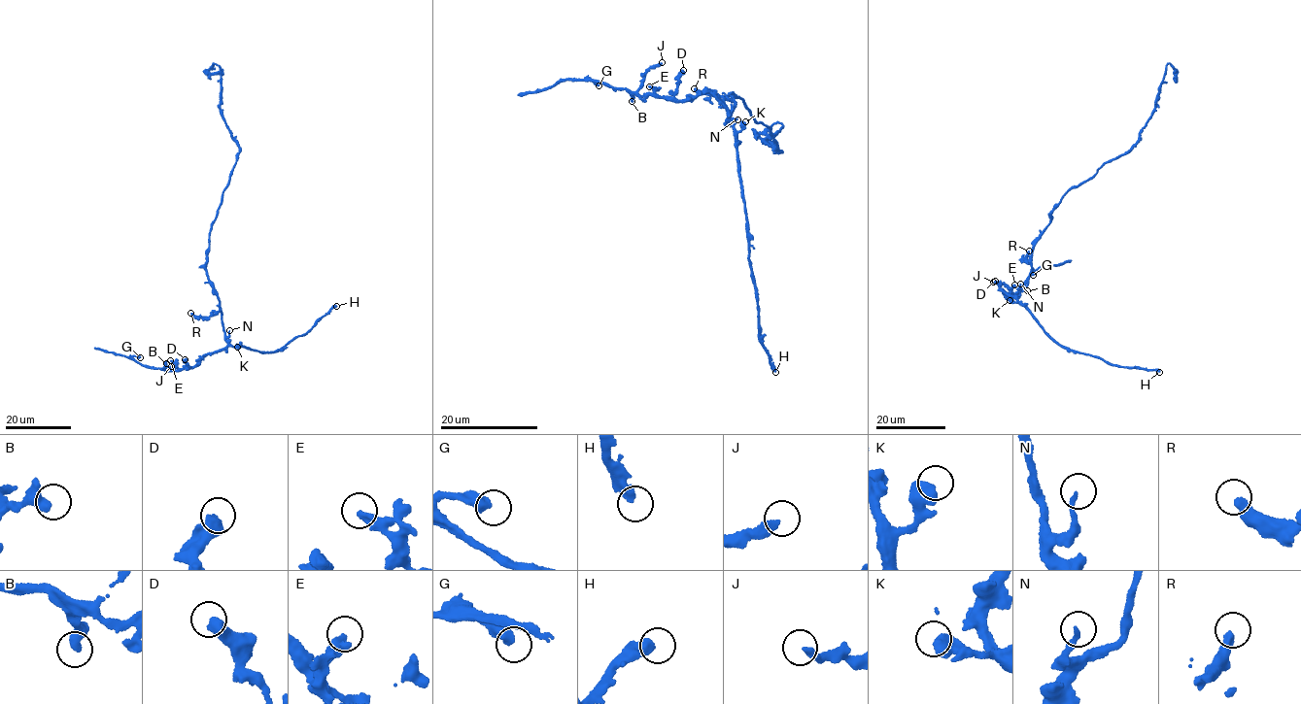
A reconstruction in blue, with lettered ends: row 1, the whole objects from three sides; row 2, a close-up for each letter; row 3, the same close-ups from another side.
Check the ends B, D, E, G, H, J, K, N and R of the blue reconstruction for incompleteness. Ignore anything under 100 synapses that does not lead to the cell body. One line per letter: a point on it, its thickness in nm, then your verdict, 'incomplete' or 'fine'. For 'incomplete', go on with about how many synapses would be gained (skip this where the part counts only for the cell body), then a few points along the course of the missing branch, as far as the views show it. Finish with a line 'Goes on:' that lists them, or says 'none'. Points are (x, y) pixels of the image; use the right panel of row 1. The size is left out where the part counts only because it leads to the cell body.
B: place (1027, 290); calibre 340 nm; fine
D: place (995, 281); calibre 550 nm; fine
E: place (1014, 284); calibre 360 nm; fine
G: place (1033, 275); calibre 440 nm; fine
H: place (1159, 372); calibre 440 nm; incomplete; 160 synapses
J: place (993, 282); calibre 300 nm; fine
K: place (1009, 300); calibre 550 nm; fine
N: place (1020, 284); calibre 190 nm; fine
R: place (1029, 251); calibre 380 nm; fine
Goes on: H

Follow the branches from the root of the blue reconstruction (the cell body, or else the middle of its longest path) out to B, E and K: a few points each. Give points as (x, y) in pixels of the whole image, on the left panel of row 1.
B: (207, 274), (219, 301), (227, 344), (223, 349), (208, 352), (193, 367), (169, 370), (165, 369), (166, 363)
E: (207, 274), (219, 301), (227, 344), (223, 349), (208, 352), (193, 367), (179, 368), (170, 360)
K: (207, 274), (219, 301), (225, 337), (231, 345), (237, 347)

